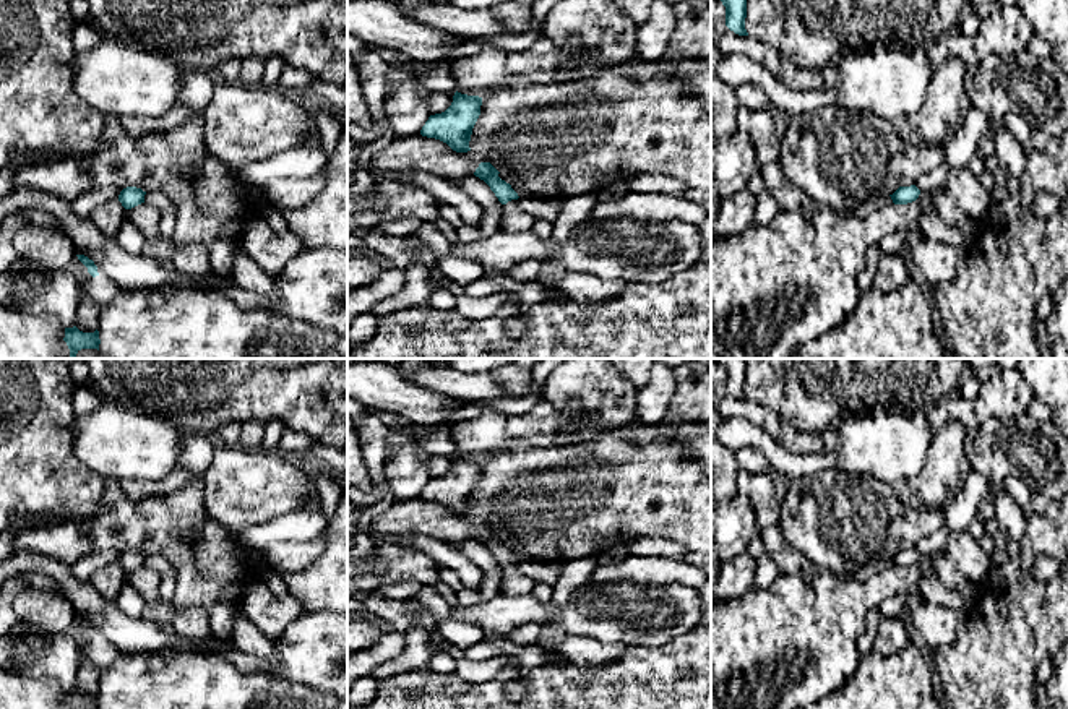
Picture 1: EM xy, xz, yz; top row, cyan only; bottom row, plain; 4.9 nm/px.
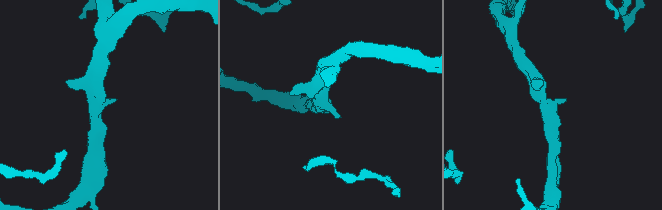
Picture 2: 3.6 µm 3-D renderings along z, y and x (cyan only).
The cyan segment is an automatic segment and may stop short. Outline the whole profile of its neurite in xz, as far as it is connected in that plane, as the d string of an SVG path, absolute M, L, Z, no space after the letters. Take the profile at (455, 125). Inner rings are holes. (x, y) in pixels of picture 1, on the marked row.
M456 91L451 105L441 114L430 115L420 135L443 141L456 153L467 153L480 105L482 97Z

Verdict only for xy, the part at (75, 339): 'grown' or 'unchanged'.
unchanged

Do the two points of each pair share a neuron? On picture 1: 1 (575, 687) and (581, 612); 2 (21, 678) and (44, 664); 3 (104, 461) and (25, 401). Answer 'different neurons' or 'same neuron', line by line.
1: different neurons
2: different neurons
3: different neurons

